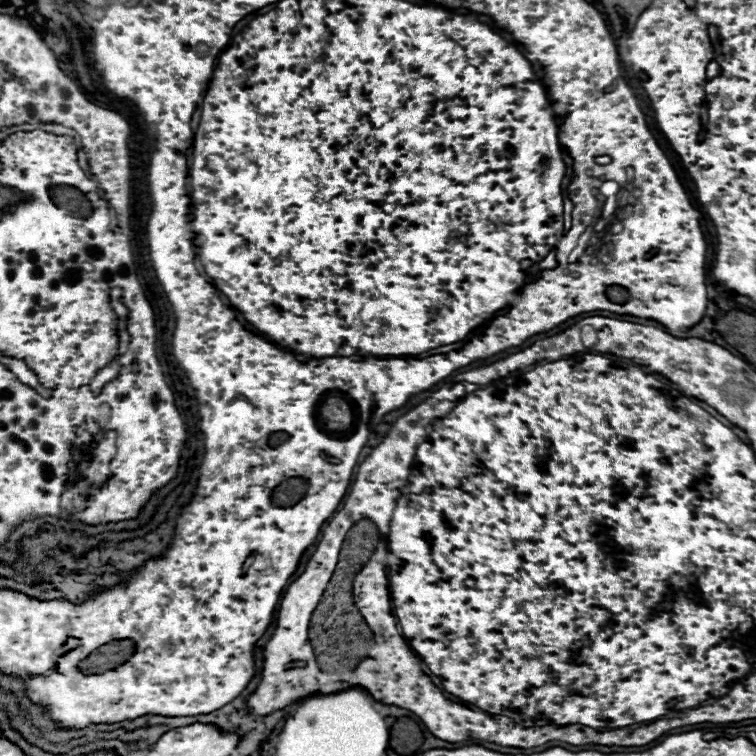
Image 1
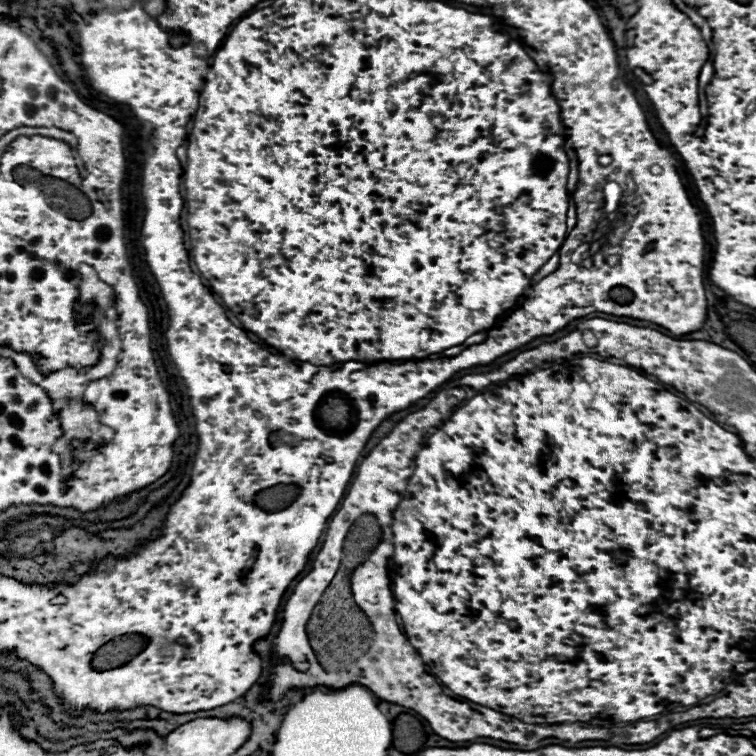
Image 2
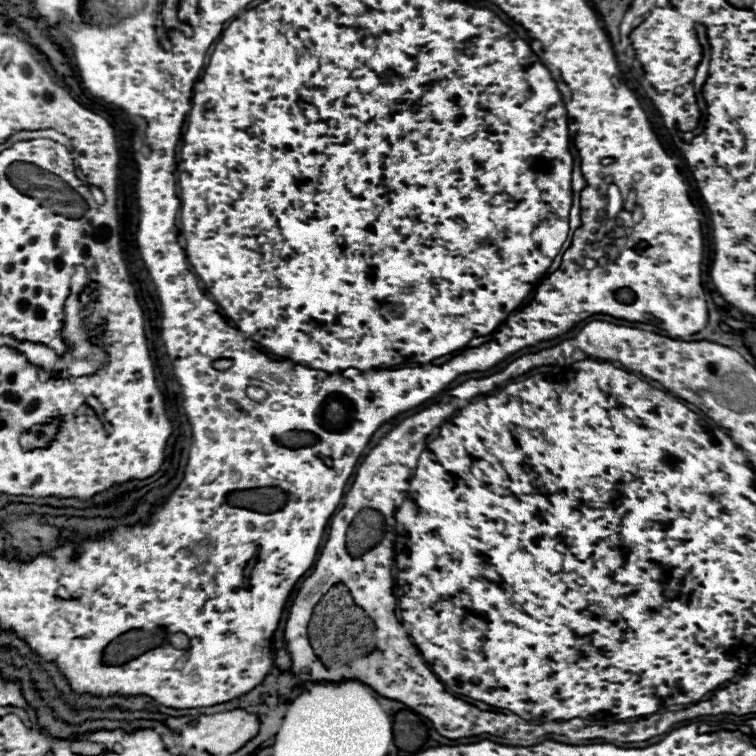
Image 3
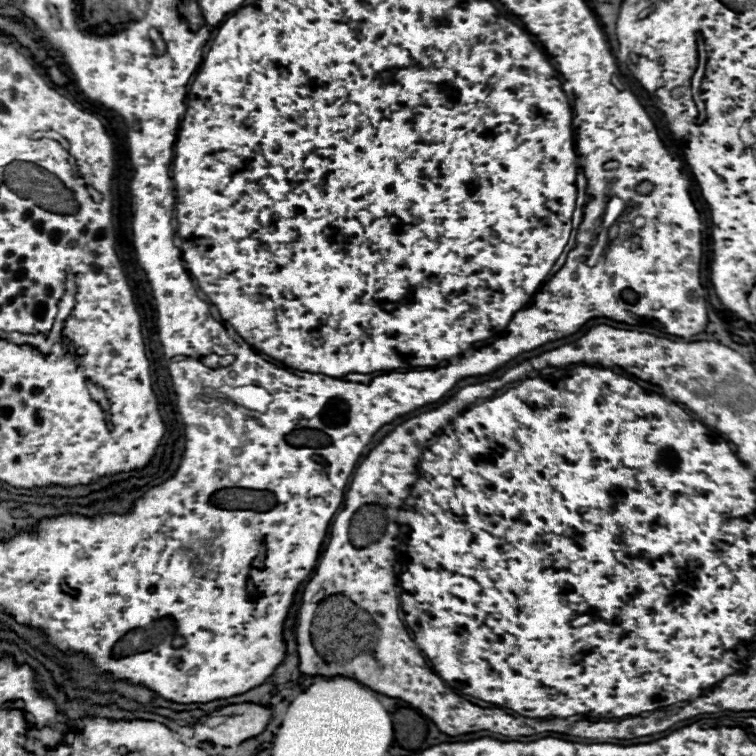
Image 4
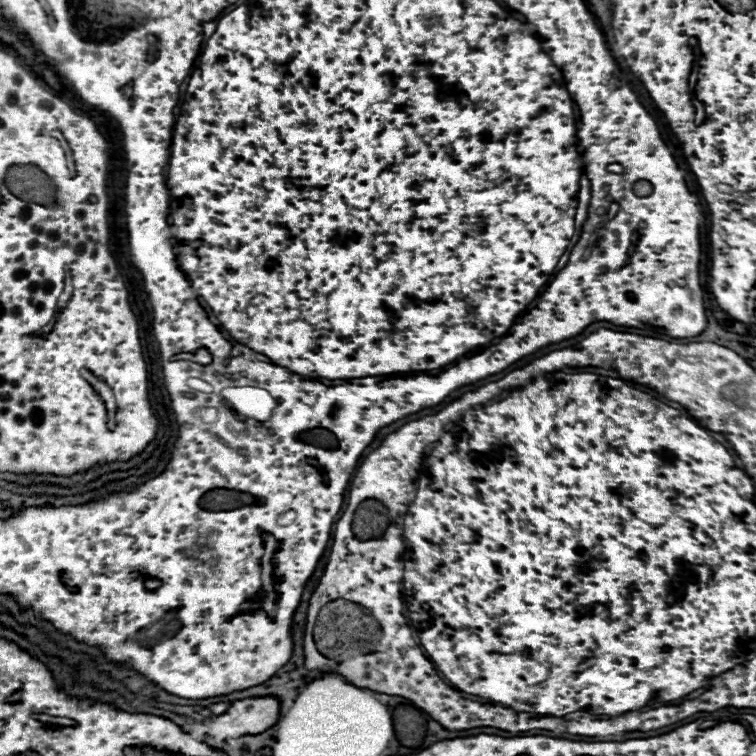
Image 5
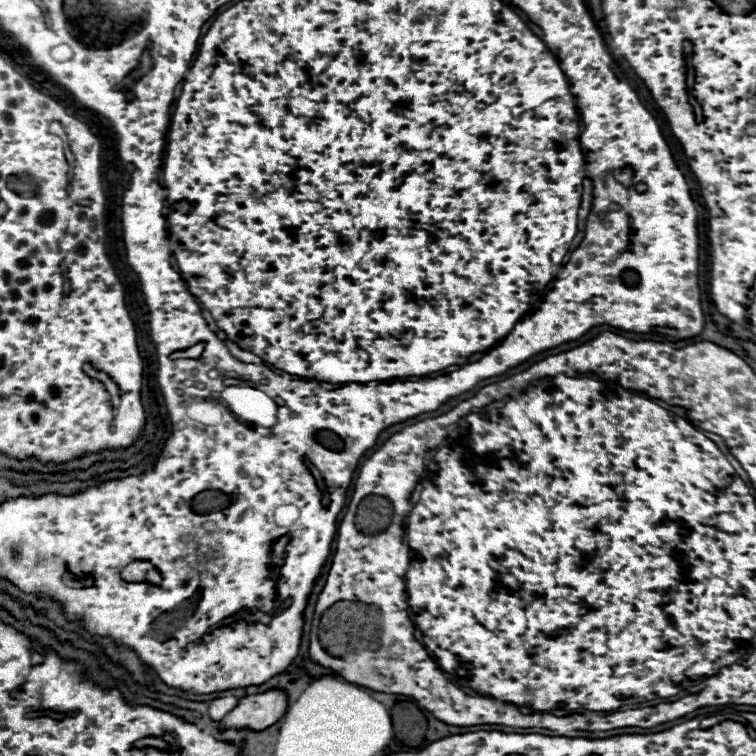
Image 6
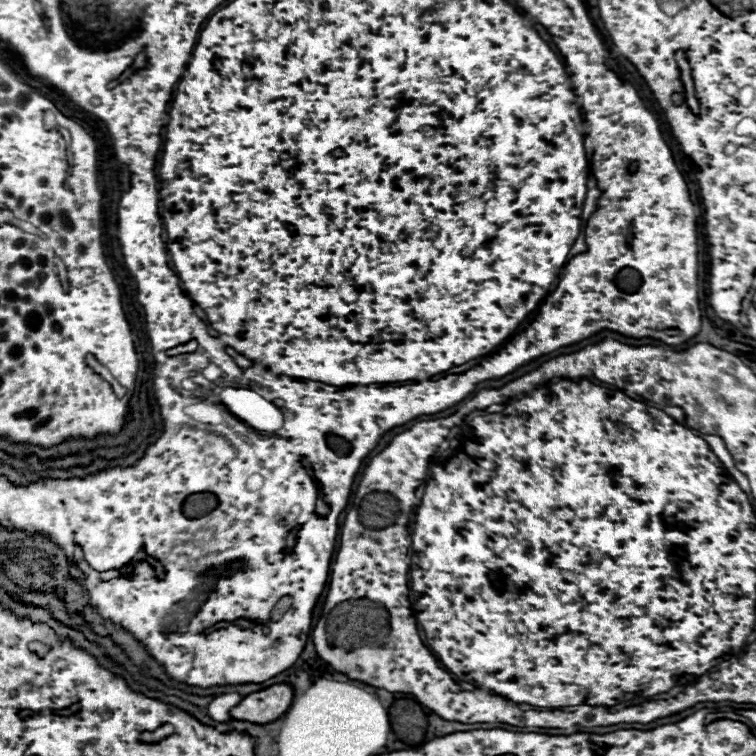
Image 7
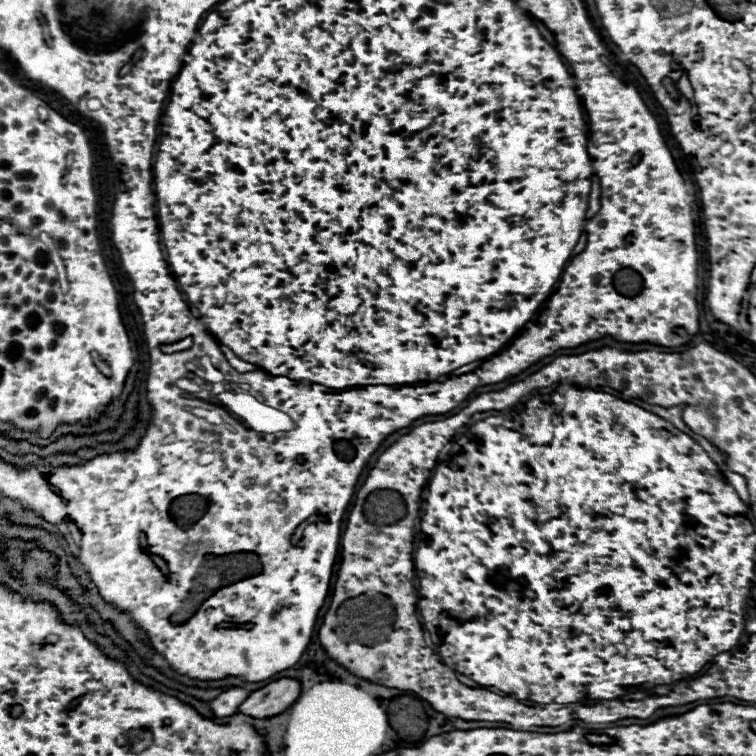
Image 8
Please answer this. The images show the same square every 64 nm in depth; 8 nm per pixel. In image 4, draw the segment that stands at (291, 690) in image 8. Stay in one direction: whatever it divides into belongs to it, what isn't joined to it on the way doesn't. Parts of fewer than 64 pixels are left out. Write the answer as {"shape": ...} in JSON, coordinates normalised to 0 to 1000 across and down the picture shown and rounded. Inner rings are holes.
{"shape":[[[320,929],[320,931],[304,931],[294,939],[286,939],[280,944],[275,944],[254,968],[254,974],[259,974],[259,979],[265,981],[278,981],[280,987],[315,987],[317,981],[323,981],[325,976],[341,974],[344,968],[352,966],[354,955],[360,950],[360,934],[344,934],[336,929]]]}

